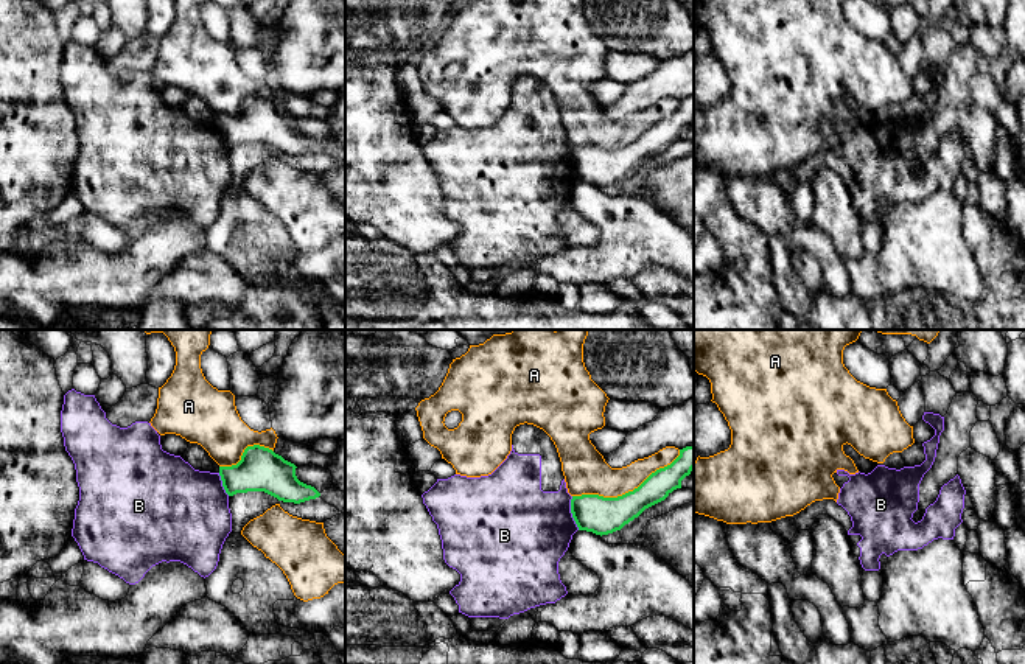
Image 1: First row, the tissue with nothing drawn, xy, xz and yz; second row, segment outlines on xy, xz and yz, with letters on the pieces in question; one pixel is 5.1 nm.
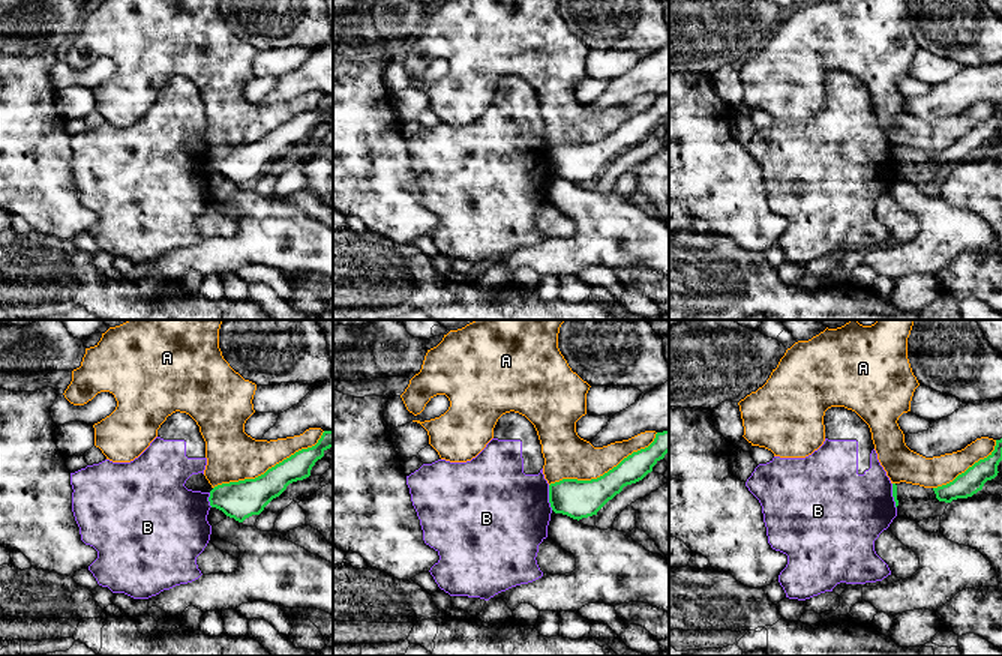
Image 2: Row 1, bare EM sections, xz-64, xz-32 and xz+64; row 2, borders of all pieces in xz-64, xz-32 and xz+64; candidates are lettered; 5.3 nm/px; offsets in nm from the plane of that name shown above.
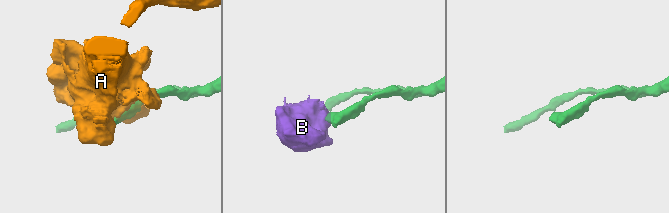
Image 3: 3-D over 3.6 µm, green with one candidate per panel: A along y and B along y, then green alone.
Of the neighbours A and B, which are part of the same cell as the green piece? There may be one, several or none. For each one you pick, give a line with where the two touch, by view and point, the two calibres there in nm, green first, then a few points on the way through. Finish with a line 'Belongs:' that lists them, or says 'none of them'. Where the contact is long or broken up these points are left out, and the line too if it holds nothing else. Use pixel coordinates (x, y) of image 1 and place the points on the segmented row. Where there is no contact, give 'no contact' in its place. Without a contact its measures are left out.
Belongs: none of them

